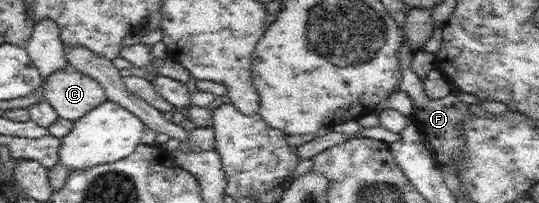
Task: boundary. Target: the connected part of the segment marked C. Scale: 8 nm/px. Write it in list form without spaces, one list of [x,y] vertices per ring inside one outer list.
[[[72,66],[53,72],[42,91],[58,117],[72,122],[106,100],[103,86]]]

